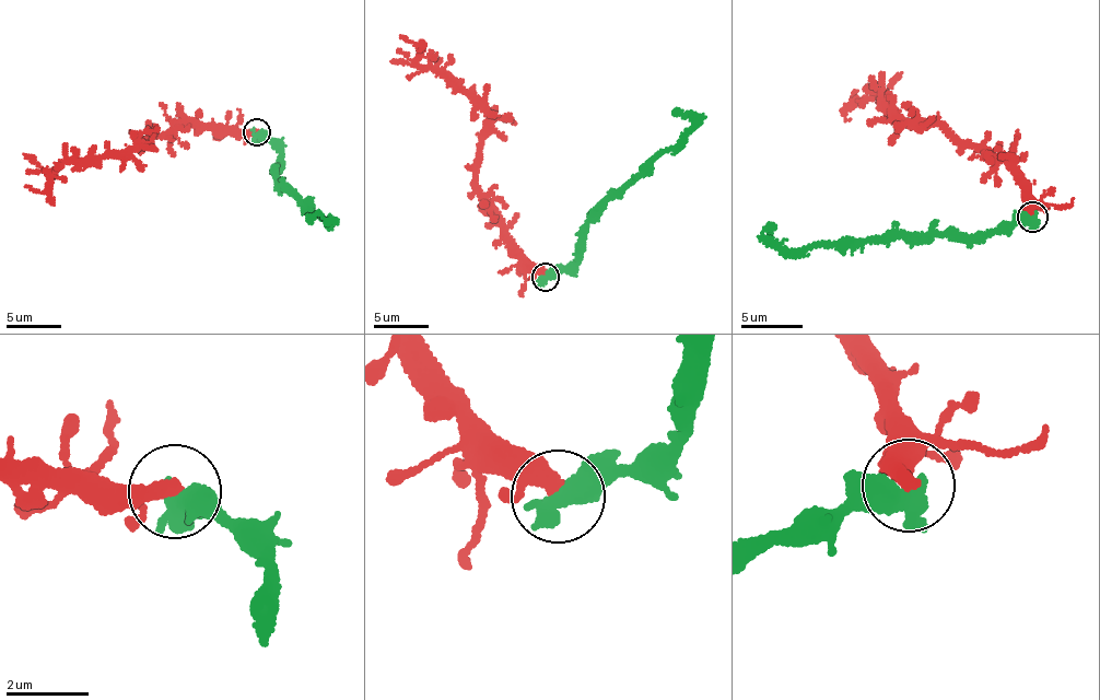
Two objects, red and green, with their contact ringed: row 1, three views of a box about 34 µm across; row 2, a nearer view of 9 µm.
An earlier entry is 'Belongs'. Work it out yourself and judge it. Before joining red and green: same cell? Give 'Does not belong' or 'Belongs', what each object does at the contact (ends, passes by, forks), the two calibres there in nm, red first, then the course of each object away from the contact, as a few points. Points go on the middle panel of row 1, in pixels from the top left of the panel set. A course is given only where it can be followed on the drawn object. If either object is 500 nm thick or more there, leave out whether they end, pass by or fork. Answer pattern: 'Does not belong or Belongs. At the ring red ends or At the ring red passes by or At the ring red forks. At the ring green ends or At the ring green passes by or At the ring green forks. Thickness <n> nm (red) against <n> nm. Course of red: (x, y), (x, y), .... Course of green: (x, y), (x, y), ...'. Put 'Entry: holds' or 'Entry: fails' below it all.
Does not belong. Thickness 320 nm (red) against 600 nm. Course of red: (545, 276), (531, 271), (522, 259), (477, 183), (487, 116), (445, 76), (418, 63), (419, 49), (400, 35). Course of green: (543, 277), (554, 279), (577, 260), (580, 232), (593, 211), (678, 143), (693, 117), (673, 112)
Entry: fails

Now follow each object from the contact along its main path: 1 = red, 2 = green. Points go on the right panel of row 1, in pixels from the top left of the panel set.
1: (1031, 216), (1011, 170), (981, 147), (955, 142), (937, 125), (907, 123), (887, 93), (853, 104), (854, 90)
2: (1031, 218), (1027, 223), (995, 229), (987, 236), (920, 236), (795, 253), (764, 238), (774, 226), (770, 229)

